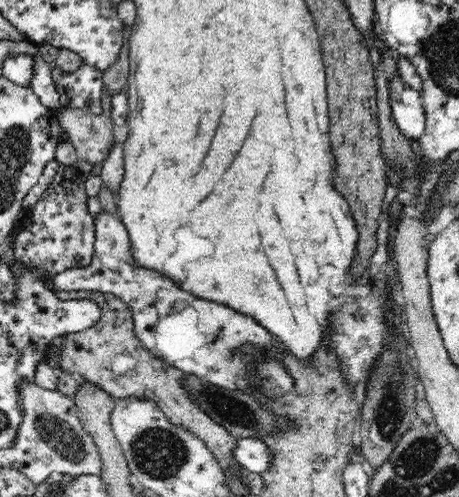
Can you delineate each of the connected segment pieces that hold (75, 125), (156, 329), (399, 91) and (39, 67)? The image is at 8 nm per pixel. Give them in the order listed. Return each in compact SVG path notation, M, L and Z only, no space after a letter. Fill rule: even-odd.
M104 88L100 95L102 114L86 112L86 109L64 106L64 112L57 114L58 124L70 137L77 158L92 166L104 164L112 148L117 144L114 138L114 124L111 119L112 95Z
M102 209L96 214L94 224L94 256L90 264L59 272L52 282L55 292L92 291L120 297L130 307L134 334L143 349L185 374L194 374L227 390L254 391L269 400L288 396L297 390L297 380L287 370L282 355L284 347L258 321L228 305L198 298L169 275L140 265L132 253L129 231L118 215ZM246 344L263 352L263 358L260 361L248 359L240 351Z
M399 74L391 78L389 88L389 103L394 122L410 142L420 140L426 122L420 91L410 89Z
M34 54L34 76L32 76L31 88L38 95L40 102L51 109L58 108L60 93L56 90L53 79L53 65L46 62L39 54Z

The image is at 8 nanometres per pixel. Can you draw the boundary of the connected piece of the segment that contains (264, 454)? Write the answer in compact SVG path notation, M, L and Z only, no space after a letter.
M242 438L237 440L234 450L238 464L250 472L263 473L272 462L269 448L259 438Z

